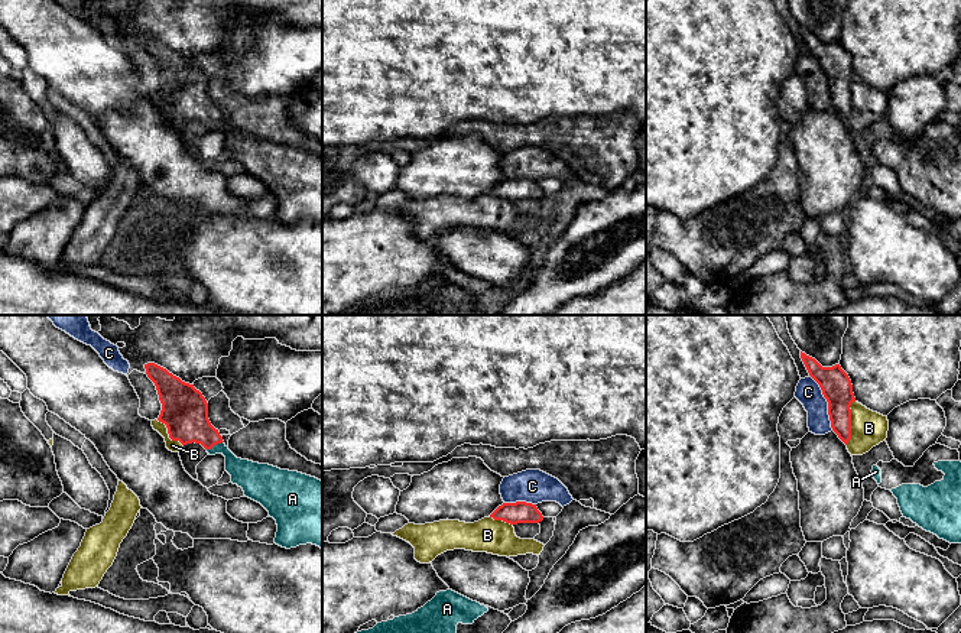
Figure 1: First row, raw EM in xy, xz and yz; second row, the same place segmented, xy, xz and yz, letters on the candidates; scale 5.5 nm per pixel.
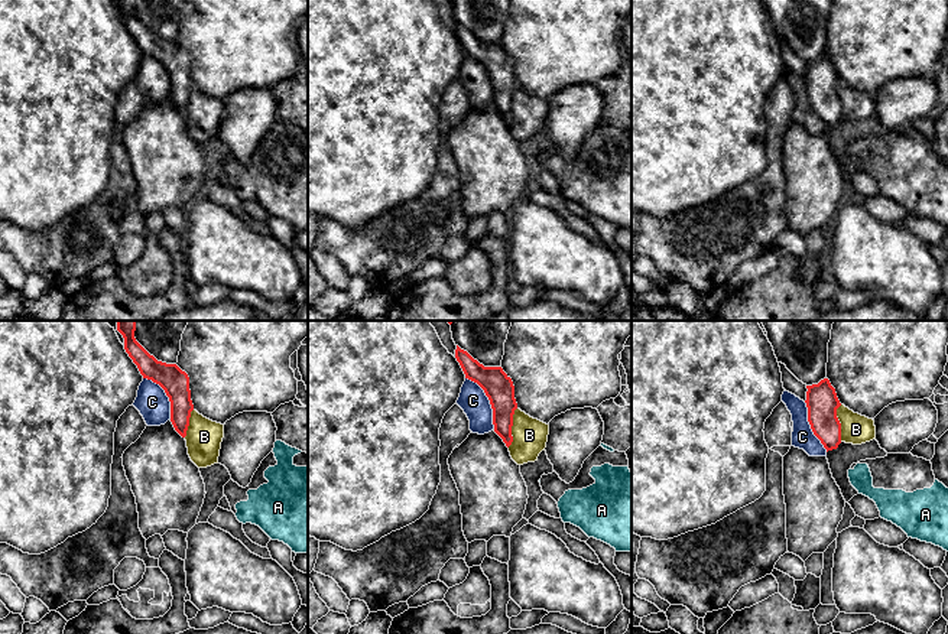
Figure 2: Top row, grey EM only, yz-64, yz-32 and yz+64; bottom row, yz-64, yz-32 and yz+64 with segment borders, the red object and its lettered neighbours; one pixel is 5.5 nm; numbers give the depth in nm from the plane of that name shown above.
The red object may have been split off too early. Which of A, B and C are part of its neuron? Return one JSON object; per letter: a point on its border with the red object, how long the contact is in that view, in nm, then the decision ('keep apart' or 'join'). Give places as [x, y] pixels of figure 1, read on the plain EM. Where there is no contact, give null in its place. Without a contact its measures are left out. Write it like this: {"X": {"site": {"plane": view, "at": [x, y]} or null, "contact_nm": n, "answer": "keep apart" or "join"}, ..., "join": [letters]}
{"A": {"site": {"plane": "xy", "at": [214, 120]}, "contact_nm": 110, "answer": "join"}, "B": {"site": {"plane": "yz", "at": [850, 98]}, "contact_nm": 260, "answer": "keep apart"}, "C": {"site": {"plane": "yz", "at": [828, 80]}, "contact_nm": 320, "answer": "keep apart"}, "join": ["A"]}

